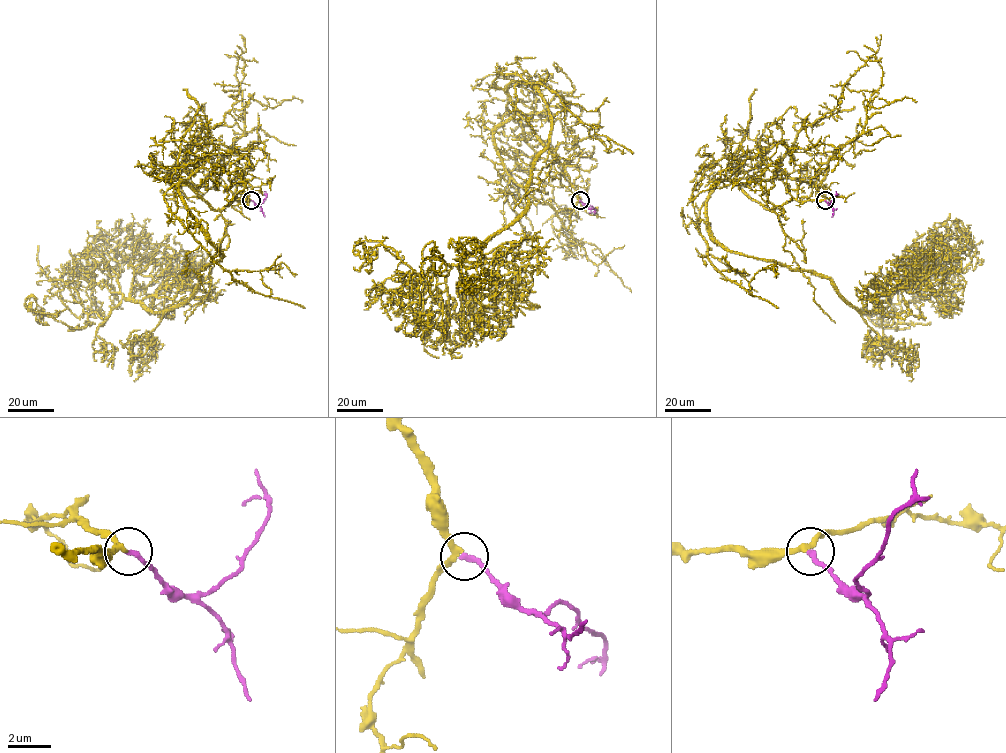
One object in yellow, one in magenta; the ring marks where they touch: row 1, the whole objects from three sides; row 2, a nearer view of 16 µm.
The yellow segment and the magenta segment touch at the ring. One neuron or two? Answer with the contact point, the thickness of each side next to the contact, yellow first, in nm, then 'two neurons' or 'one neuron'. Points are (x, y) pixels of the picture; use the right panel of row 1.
(825, 200) | 240/240 nm | one neuron

